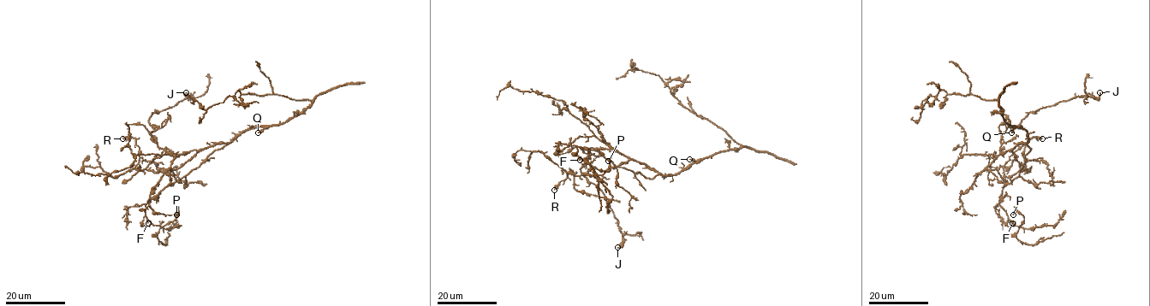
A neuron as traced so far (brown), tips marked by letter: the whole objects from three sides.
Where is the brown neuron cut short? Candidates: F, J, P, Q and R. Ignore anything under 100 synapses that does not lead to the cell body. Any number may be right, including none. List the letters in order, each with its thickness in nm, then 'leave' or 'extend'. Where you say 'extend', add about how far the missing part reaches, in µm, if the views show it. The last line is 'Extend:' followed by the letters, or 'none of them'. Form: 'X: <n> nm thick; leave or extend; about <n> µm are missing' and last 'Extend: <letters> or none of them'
F: 110 nm thick; leave
J: 140 nm thick; leave
P: 100 nm thick; leave
Q: 320 nm thick; leave
R: 400 nm thick; leave
Extend: none of them

